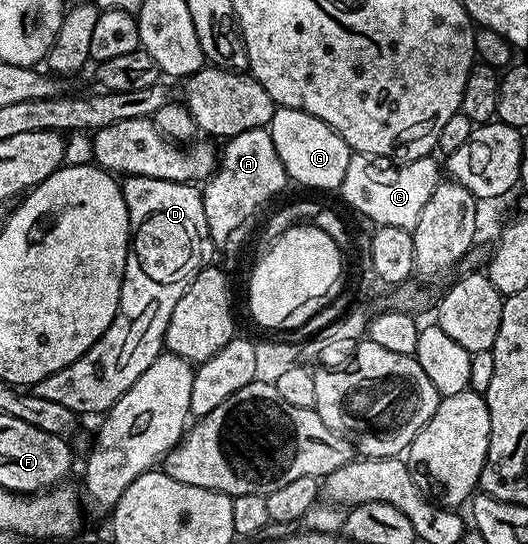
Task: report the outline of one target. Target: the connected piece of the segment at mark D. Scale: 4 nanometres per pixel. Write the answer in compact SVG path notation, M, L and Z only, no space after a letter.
M126 175L120 184L129 214L130 237L125 279L121 282L121 296L115 317L101 338L96 339L70 367L59 369L59 373L51 373L51 377L43 377L43 381L31 388L32 394L64 405L81 417L100 416L110 411L115 401L119 401L119 397L123 397L123 393L127 393L127 389L139 381L143 369L147 369L147 365L151 365L151 361L162 354L167 325L171 321L171 313L175 313L175 305L179 305L179 297L187 293L191 281L195 281L202 269L210 266L212 259L209 258L215 250L213 238L207 229L207 213L203 213L201 191L194 184L163 181L142 175Z

